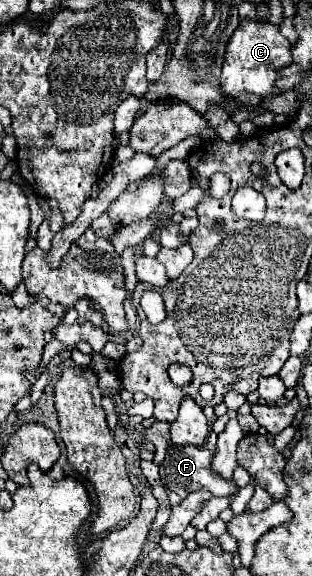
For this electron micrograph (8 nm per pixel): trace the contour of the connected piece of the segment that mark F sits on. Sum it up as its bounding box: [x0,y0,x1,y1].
[160,446,236,498]

